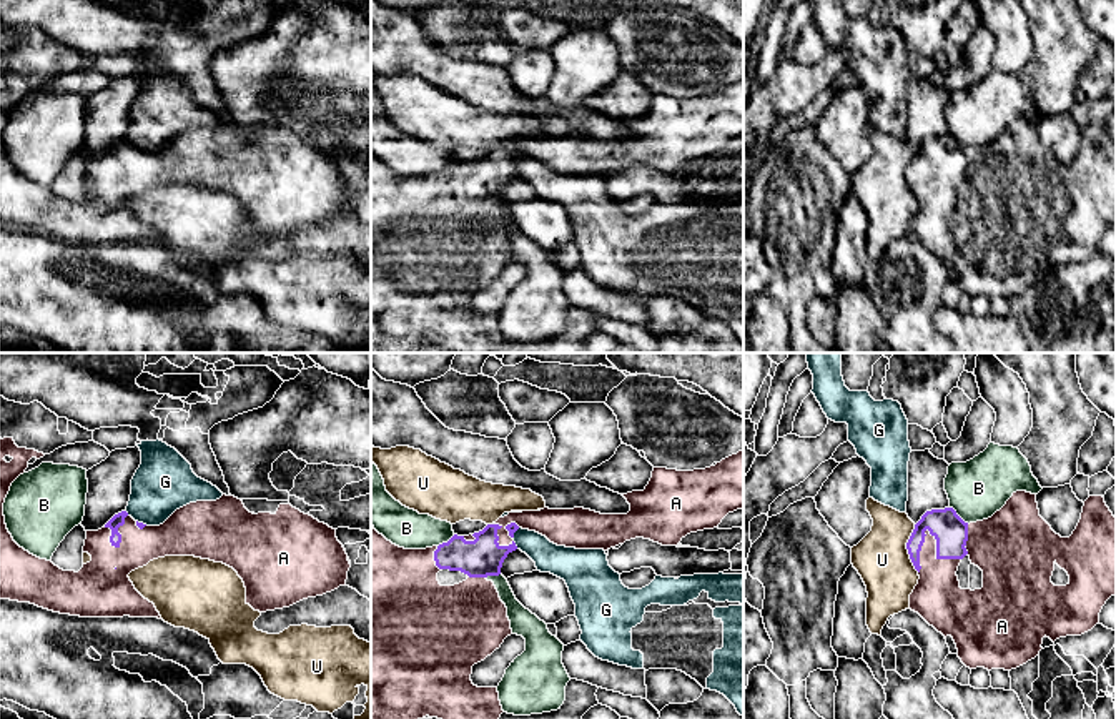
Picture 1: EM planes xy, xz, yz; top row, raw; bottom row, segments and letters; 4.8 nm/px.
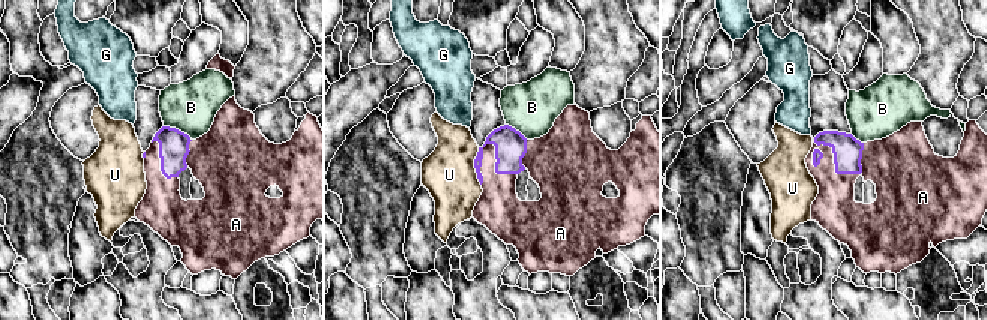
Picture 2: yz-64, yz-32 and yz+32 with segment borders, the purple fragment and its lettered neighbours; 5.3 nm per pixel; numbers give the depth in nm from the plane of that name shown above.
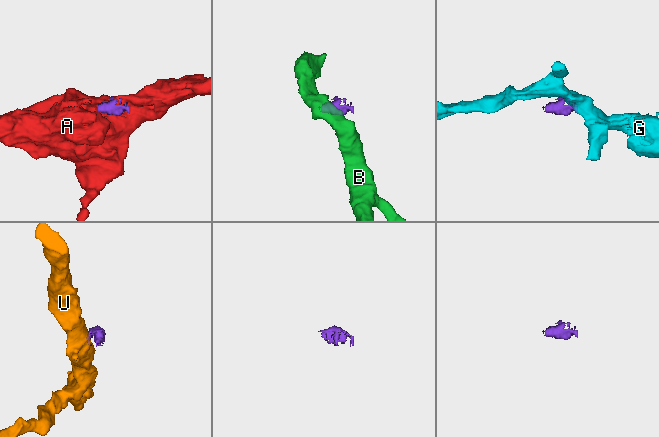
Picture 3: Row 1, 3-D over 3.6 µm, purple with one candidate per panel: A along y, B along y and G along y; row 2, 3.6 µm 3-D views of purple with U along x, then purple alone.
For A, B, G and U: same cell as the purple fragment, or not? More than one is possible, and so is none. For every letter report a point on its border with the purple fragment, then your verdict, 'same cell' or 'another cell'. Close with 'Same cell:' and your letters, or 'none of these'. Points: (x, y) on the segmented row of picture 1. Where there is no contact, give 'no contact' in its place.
A: yz (937, 555) | same cell
B: yz (958, 516) | another cell
G: xz (514, 545) | another cell
U: yz (907, 548) | another cell
Same cell: A

